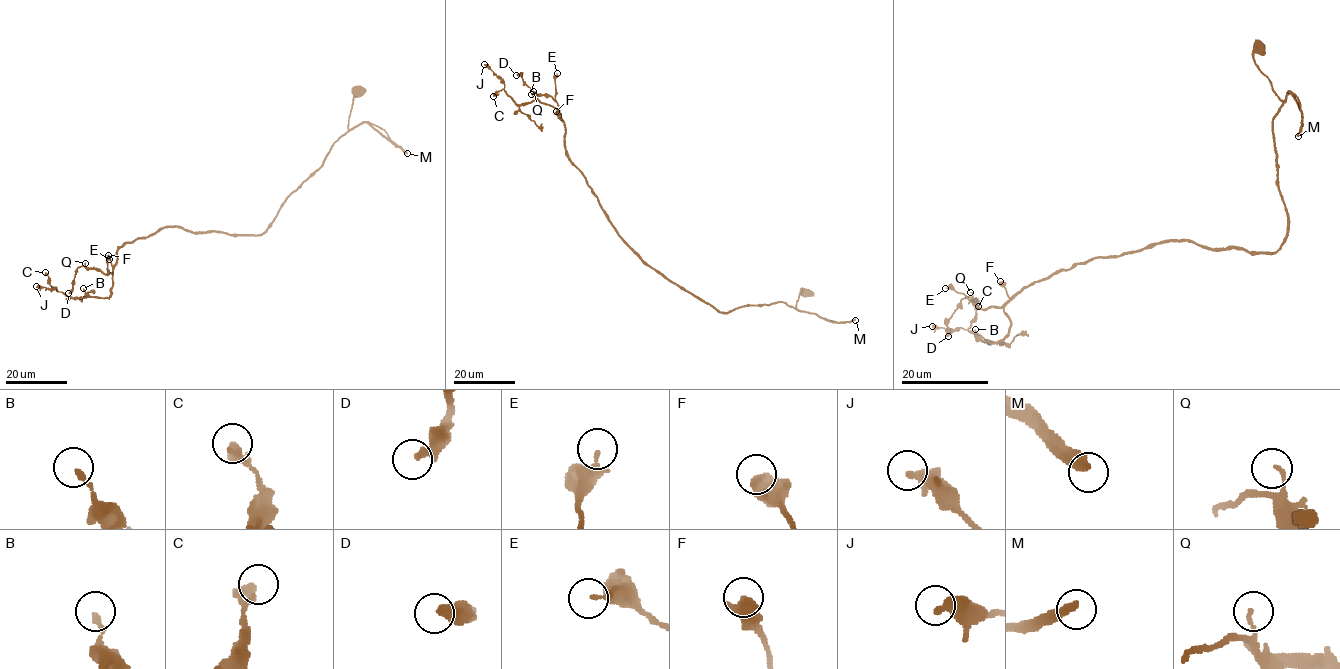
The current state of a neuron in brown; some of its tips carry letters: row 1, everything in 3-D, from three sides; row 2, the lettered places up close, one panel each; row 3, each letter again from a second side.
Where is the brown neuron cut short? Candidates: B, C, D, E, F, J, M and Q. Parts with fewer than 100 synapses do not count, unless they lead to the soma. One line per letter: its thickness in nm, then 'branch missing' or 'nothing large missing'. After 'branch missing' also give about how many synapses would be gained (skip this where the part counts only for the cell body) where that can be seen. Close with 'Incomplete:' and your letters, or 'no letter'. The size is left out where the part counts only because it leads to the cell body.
B: 160 nm thick; nothing large missing
C: 400 nm thick; nothing large missing
D: 400 nm thick; nothing large missing
E: 280 nm thick; nothing large missing
F: 550 nm thick; nothing large missing
J: 440 nm thick; nothing large missing
M: 380 nm thick; branch missing; about 400 synapses
Q: 120 nm thick; nothing large missing
Incomplete: M

